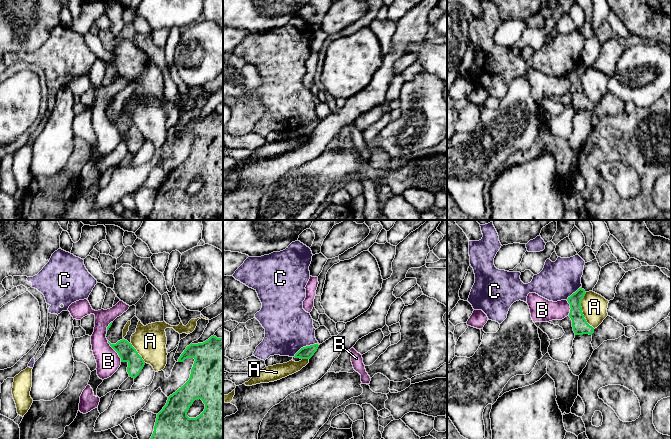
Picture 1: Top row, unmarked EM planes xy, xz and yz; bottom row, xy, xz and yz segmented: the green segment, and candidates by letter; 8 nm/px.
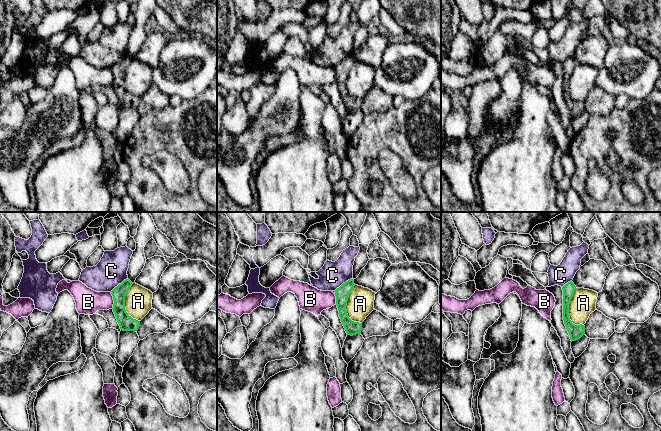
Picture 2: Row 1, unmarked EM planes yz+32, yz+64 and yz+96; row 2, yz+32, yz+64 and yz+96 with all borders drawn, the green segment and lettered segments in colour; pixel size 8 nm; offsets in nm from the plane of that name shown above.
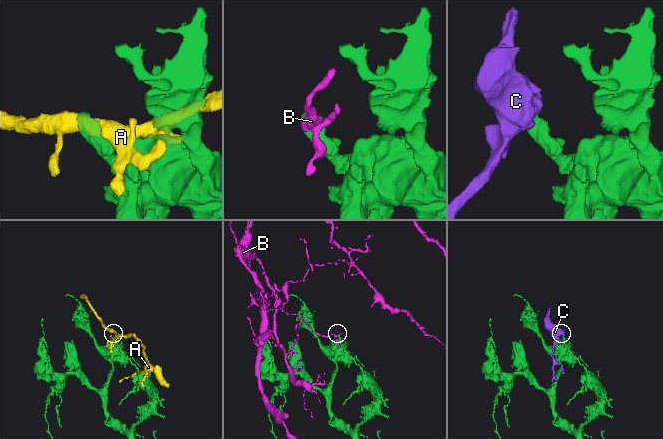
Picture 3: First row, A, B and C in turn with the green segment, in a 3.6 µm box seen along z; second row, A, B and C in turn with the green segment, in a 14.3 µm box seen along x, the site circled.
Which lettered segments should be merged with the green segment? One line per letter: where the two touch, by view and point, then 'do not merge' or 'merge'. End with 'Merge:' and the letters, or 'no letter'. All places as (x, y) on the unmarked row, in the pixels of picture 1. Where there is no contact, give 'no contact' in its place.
A: yz (581, 87) | do not merge
B: xy (115, 126) | do not merge
C: xz (306, 122) | do not merge
Merge: no letter

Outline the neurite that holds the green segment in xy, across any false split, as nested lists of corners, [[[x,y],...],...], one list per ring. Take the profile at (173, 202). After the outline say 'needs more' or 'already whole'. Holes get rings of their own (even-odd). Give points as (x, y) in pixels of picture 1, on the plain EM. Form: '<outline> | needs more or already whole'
[[[213,111],[203,119],[191,119],[181,130],[178,138],[183,138],[187,134],[195,135],[190,154],[168,173],[166,181],[157,190],[154,207],[147,220],[223,220],[223,114]],[[197,175],[203,177],[205,185],[196,194],[189,194],[187,188]]] | already whole

